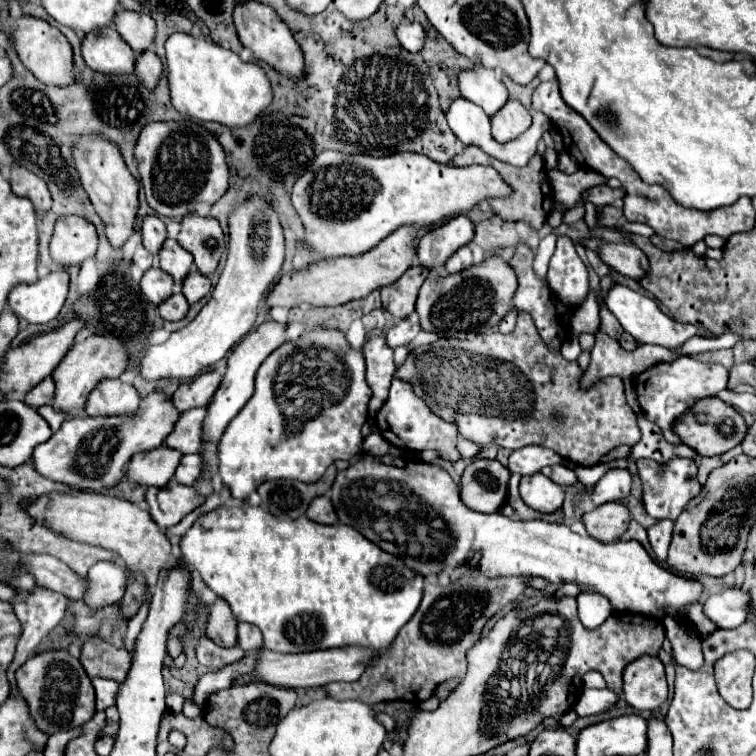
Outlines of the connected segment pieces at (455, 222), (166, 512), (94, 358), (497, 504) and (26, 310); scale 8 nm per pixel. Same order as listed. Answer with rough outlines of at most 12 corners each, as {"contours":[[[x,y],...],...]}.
{"contours":[[[467,216],[425,232],[417,246],[423,266],[445,260],[475,236]],[[171,480],[147,488],[151,518],[161,530],[205,502],[193,486]],[[109,334],[73,344],[53,370],[55,410],[85,416],[103,378],[119,378],[129,348]],[[477,458],[461,478],[461,500],[475,512],[497,512],[509,470]],[[57,270],[9,292],[9,308],[31,324],[53,320],[69,274]]]}

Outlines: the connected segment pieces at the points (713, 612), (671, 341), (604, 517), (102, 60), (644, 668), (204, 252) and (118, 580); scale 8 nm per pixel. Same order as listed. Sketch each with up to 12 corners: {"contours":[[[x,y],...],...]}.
{"contours":[[[741,588],[711,594],[703,614],[721,630],[747,620],[749,596]],[[613,284],[607,310],[641,344],[679,348],[701,328]],[[607,502],[583,516],[599,542],[615,542],[629,526],[629,508]],[[115,28],[83,36],[83,60],[109,76],[133,74],[137,54]],[[639,656],[623,672],[623,696],[659,712],[667,700],[665,668]],[[185,216],[177,242],[209,276],[225,236],[211,216]],[[97,562],[87,574],[83,602],[99,610],[119,602],[125,572]]]}

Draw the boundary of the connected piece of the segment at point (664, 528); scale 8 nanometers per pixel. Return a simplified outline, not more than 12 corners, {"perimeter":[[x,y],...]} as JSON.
{"perimeter":[[659,520],[649,532],[657,560],[667,560],[671,520]]}

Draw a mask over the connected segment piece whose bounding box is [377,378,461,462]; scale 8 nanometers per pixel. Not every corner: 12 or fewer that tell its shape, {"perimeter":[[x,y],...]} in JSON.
{"perimeter":[[393,378],[377,412],[381,436],[457,462],[457,426]]}

